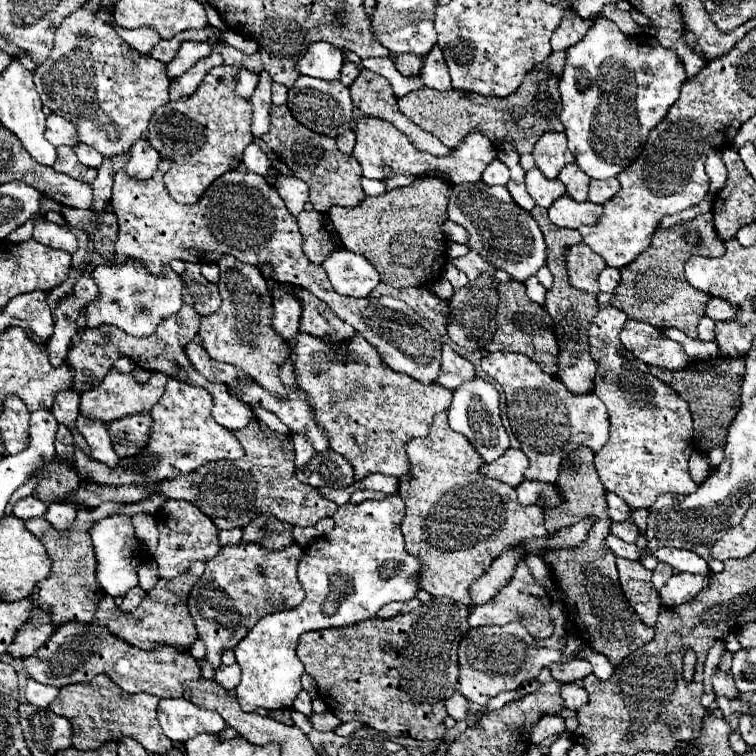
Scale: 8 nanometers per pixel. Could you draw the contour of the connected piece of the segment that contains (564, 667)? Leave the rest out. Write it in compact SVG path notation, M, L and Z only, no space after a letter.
M572 660L568 664L556 662L550 666L550 672L552 672L552 678L558 682L576 682L592 674L592 666L588 664L588 660Z

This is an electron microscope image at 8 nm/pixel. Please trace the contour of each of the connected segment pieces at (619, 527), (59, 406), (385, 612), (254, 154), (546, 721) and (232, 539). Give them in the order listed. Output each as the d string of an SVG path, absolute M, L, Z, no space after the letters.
M612 522L610 532L616 534L624 542L636 542L636 538L640 536L640 532L634 522Z
M64 390L56 394L54 406L52 406L52 414L56 416L56 420L64 426L68 426L70 430L76 428L76 416L78 416L78 402L80 402L80 394L76 390Z
M388 602L378 610L378 616L380 618L392 618L392 616L398 616L400 612L402 612L402 602Z
M250 144L246 150L244 150L244 158L242 162L246 164L246 168L254 174L266 174L268 168L270 168L270 160L268 156L262 152L262 148L258 144Z
M542 716L534 728L532 728L532 744L540 744L544 738L550 736L560 736L562 732L566 732L565 719L561 716Z
M232 528L232 530L220 530L220 544L240 544L242 542L242 530Z

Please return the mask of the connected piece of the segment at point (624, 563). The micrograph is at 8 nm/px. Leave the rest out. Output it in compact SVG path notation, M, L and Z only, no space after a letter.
M618 558L618 574L622 590L630 606L638 612L646 626L654 626L660 612L660 598L652 584L652 572L646 570L640 562Z

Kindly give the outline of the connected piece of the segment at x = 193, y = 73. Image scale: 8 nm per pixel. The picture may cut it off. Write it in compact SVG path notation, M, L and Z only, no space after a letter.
M212 52L208 58L196 62L188 72L184 72L182 76L174 78L170 84L170 100L180 100L184 96L190 96L196 92L196 88L200 86L202 78L208 74L210 68L220 66L222 64L222 56L218 52Z

